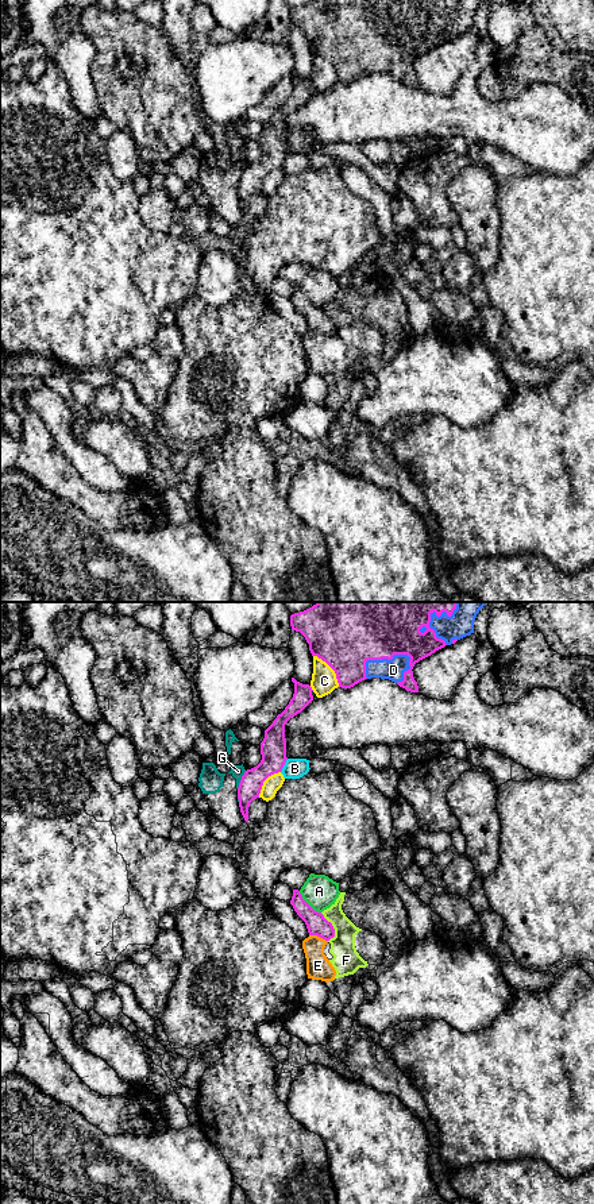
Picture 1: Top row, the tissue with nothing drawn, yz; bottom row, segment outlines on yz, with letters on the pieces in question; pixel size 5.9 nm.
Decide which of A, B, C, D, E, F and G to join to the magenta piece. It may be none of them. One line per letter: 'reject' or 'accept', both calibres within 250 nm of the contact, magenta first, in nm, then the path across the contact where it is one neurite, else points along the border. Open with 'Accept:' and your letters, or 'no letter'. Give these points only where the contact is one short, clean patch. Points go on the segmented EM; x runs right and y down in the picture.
Accept: D
A: reject; 120 nm thick on the magenta side, 200 nm on the other; border along yz (299, 891), (320, 913)
B: reject; 160 nm thick on the magenta side, 130 nm on the other
C: reject; 460 nm thick on the magenta side, 150 nm on the other
D: accept; 500 nm thick on the magenta side, 130 nm on the other
E: reject; 120 nm thick on the magenta side, 140 nm on the other; border along yz (309, 934), (316, 934), (327, 941)
F: reject; 120 nm thick on the magenta side, 160 nm on the other; border along yz (320, 913), (334, 929), (334, 936), (328, 941)
G: reject; 150 nm thick on the magenta side, 80 nm on the other

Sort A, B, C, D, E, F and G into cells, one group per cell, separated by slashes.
A / B / C / D / E F / G

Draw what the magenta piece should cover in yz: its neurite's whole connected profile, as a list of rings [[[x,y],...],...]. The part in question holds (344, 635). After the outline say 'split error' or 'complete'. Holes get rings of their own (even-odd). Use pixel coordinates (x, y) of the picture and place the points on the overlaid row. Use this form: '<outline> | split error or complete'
[[[317,602],[290,615],[292,630],[300,632],[312,656],[325,661],[336,674],[339,687],[351,688],[371,678],[389,679],[410,692],[418,692],[413,667],[446,645],[474,633],[474,621],[487,602]]] | split error

